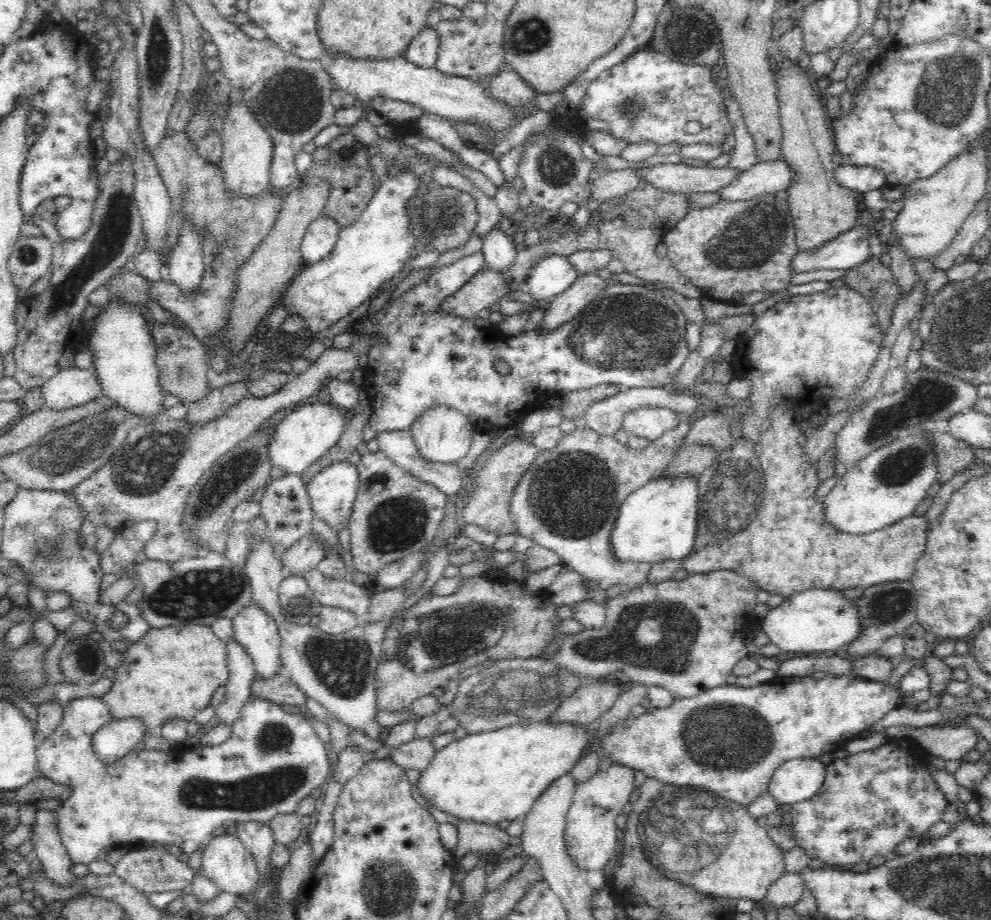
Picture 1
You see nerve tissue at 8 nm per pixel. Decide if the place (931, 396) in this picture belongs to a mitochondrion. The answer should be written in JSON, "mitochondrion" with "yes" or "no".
{"mitochondrion":"yes"}

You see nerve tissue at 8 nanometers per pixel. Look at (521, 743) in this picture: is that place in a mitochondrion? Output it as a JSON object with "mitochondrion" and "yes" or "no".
{"mitochondrion":"no"}

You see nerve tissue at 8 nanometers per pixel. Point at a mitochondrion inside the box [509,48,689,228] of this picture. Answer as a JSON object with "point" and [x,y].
{"point":[626,107]}

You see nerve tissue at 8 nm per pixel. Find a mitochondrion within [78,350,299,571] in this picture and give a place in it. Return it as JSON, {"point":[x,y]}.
{"point":[144,466]}

